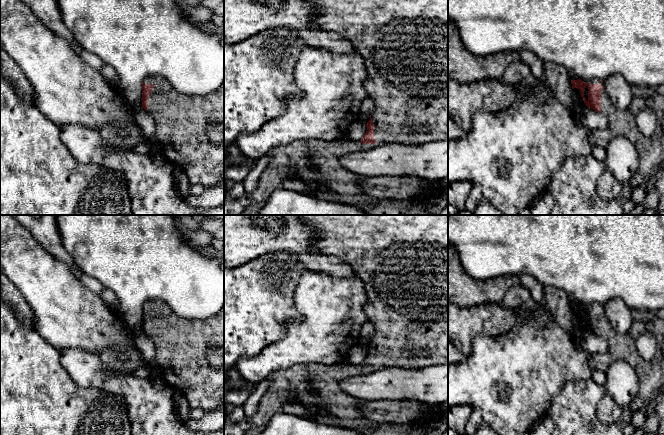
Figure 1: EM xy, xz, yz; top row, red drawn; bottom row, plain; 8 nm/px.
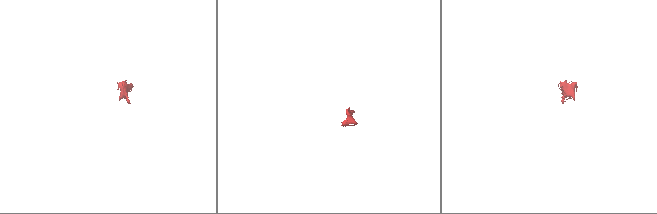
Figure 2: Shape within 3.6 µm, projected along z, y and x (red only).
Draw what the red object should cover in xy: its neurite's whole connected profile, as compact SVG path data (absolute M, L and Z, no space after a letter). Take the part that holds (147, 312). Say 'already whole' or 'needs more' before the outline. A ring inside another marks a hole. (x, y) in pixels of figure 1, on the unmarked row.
needs more; M148 300L142 306L142 332L155 345L154 362L146 361L152 369L159 366L162 369L163 380L173 389L182 392L189 404L190 410L203 409L212 412L221 408L221 398L224 396L224 366L220 369L212 367L206 359L206 350L212 346L224 348L224 306L214 316L205 319L189 320L178 317L170 307L161 300Z

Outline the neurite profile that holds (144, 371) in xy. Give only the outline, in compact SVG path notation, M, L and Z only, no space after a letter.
M146 362L140 363L138 368L134 371L135 376L139 378L149 379L154 376L153 369L146 364Z

